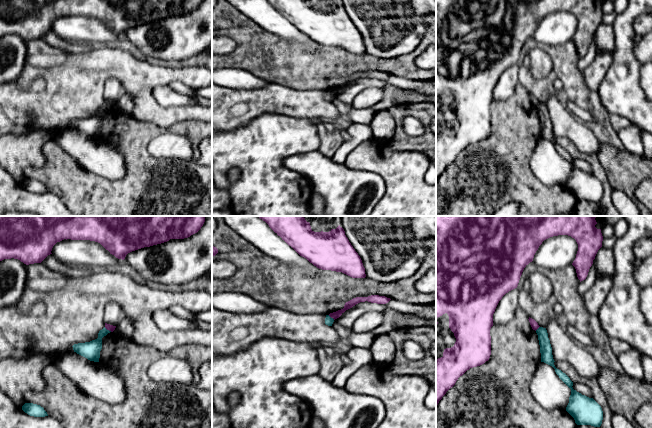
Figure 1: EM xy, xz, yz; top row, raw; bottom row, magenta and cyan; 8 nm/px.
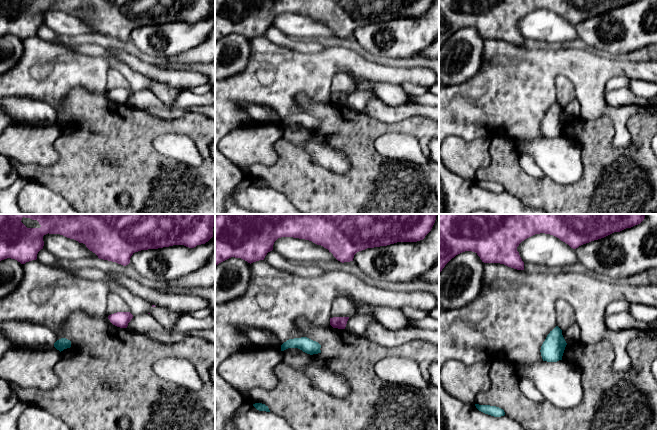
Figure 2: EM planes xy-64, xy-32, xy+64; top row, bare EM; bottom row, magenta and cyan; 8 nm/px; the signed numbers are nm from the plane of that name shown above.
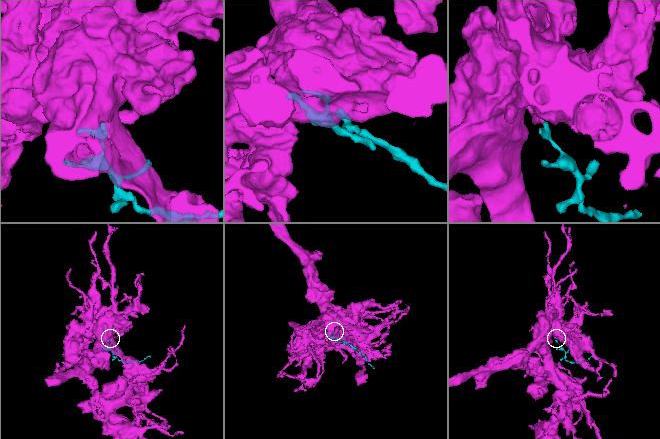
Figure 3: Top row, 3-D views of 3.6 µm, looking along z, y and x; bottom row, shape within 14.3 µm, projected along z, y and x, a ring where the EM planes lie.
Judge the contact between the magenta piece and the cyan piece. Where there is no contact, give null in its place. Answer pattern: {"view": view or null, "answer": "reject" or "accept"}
{"view": "xy", "answer": "reject"}

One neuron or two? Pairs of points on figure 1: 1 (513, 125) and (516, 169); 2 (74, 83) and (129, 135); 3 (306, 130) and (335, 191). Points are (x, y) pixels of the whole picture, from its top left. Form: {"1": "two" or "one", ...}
{"1": "one", "2": "two", "3": "two"}

